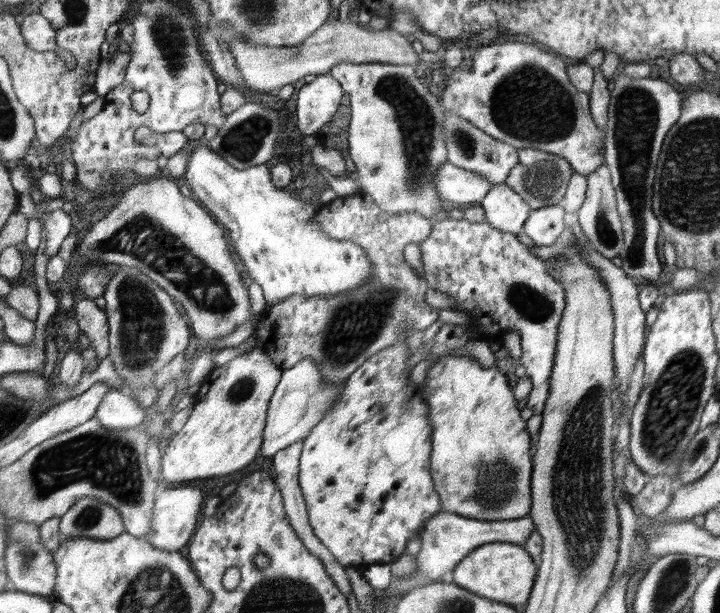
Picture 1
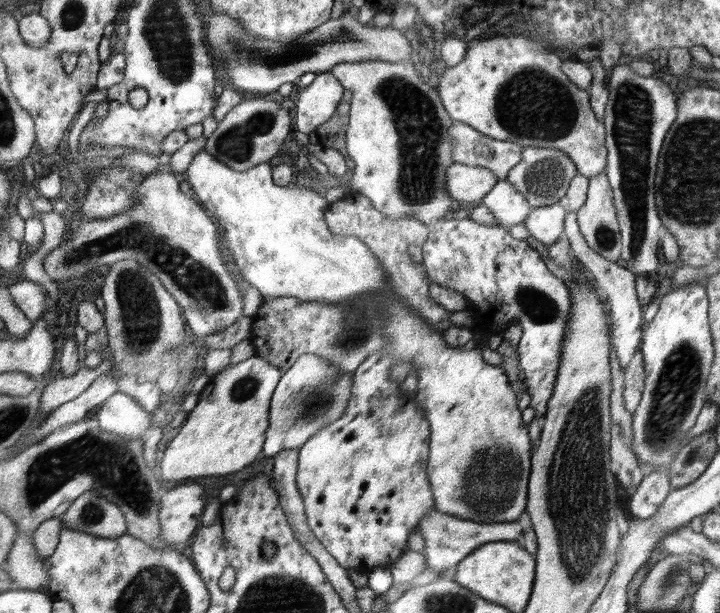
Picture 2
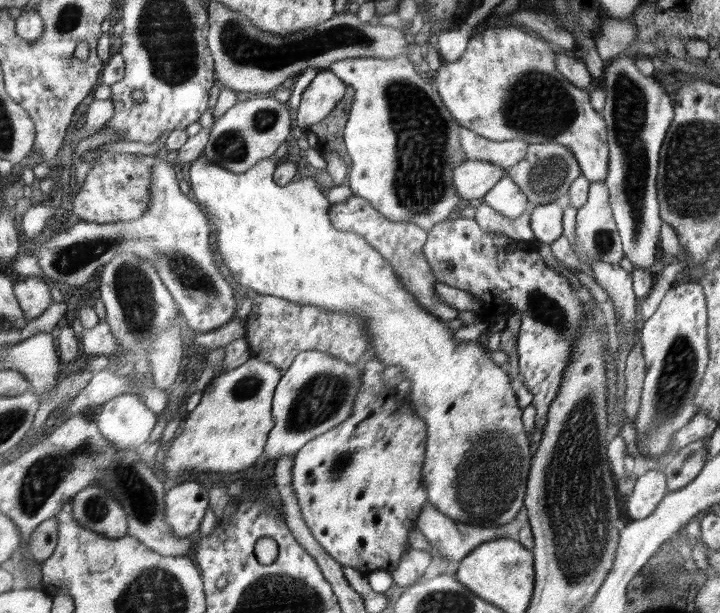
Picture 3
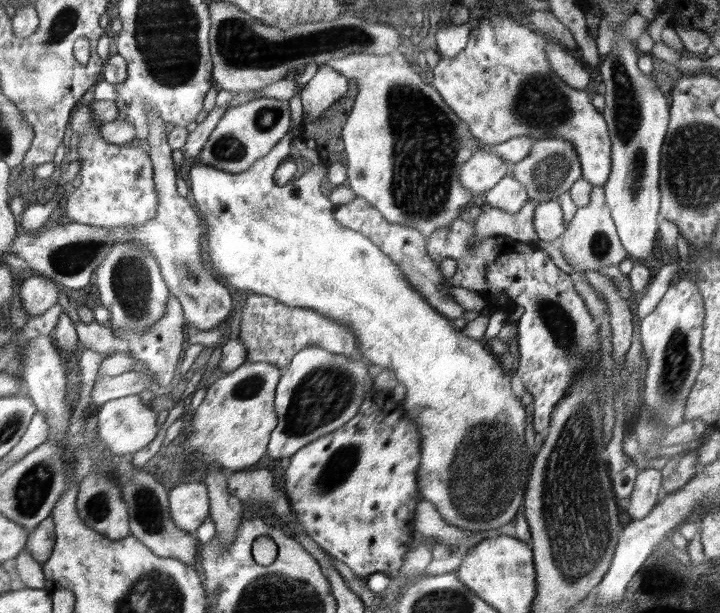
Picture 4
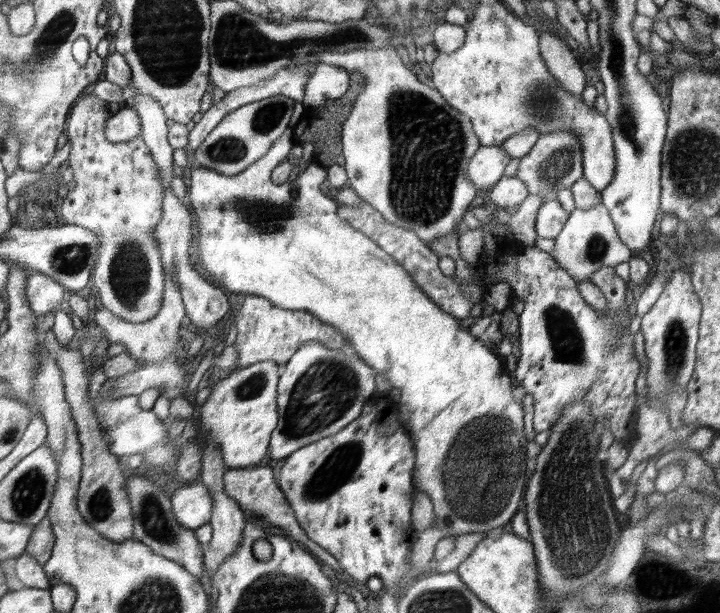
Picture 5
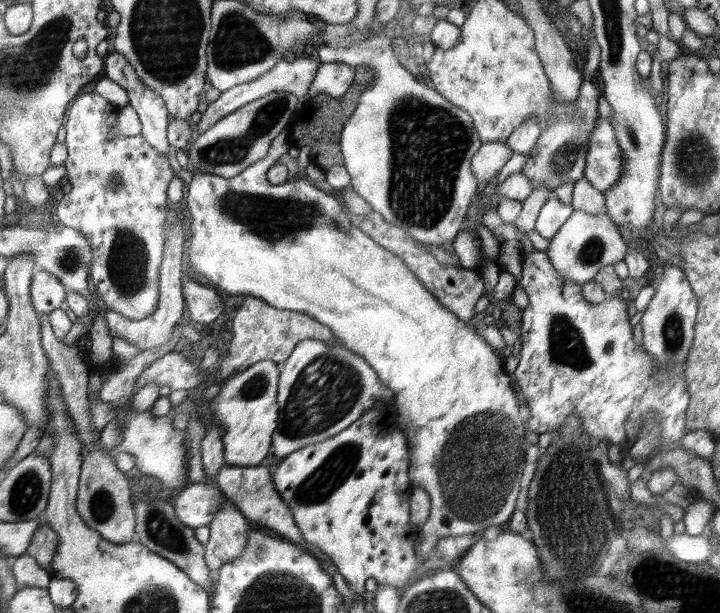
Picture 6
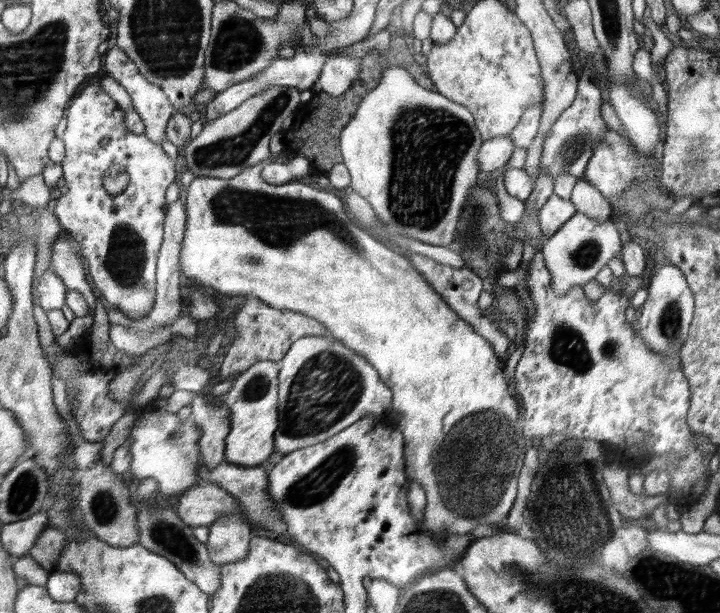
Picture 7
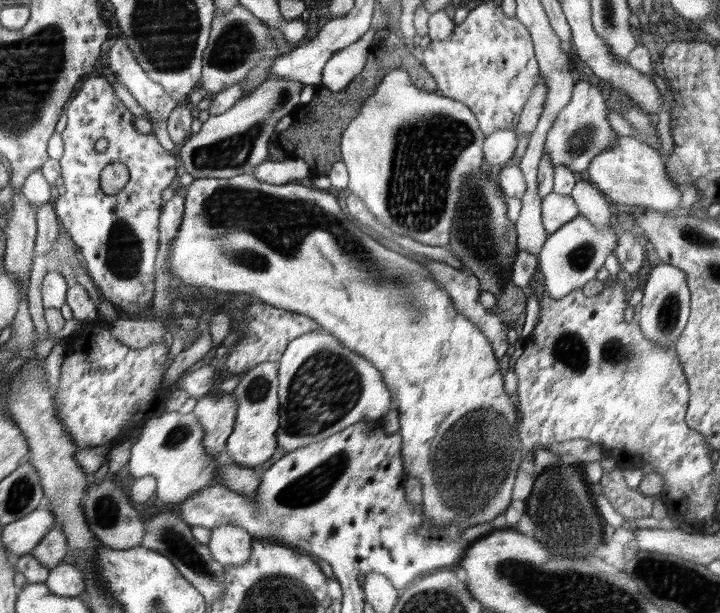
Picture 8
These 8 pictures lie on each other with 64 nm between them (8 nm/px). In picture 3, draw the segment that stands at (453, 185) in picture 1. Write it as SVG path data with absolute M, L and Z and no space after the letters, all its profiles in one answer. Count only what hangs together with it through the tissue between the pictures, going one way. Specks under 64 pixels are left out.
M467 160L454 170L452 183L457 194L468 203L472 199L483 198L507 172L502 166Z

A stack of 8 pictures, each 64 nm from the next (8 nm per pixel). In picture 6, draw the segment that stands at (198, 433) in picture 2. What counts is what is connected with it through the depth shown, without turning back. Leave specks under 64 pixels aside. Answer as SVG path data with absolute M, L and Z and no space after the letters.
M261 360L252 364L250 368L242 372L232 374L228 379L224 379L222 388L217 396L210 400L210 407L213 410L212 421L222 425L226 432L222 436L224 441L224 462L227 465L239 467L256 467L260 462L272 452L272 434L279 423L279 407L277 406L277 386L281 373L281 364L273 360Z

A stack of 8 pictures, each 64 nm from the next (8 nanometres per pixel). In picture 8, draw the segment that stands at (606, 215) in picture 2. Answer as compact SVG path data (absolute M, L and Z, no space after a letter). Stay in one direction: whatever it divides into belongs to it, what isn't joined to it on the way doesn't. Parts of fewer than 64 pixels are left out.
M582 215L576 216L574 220L549 234L537 256L539 272L544 278L543 286L548 296L558 300L572 291L582 289L584 284L594 279L598 270L603 268L606 257L616 249L616 241L618 238L612 227L599 230Z

